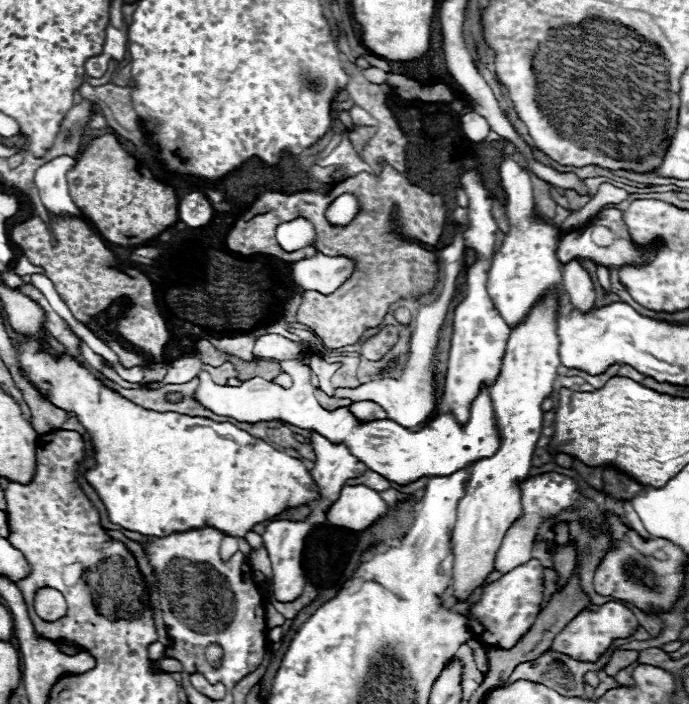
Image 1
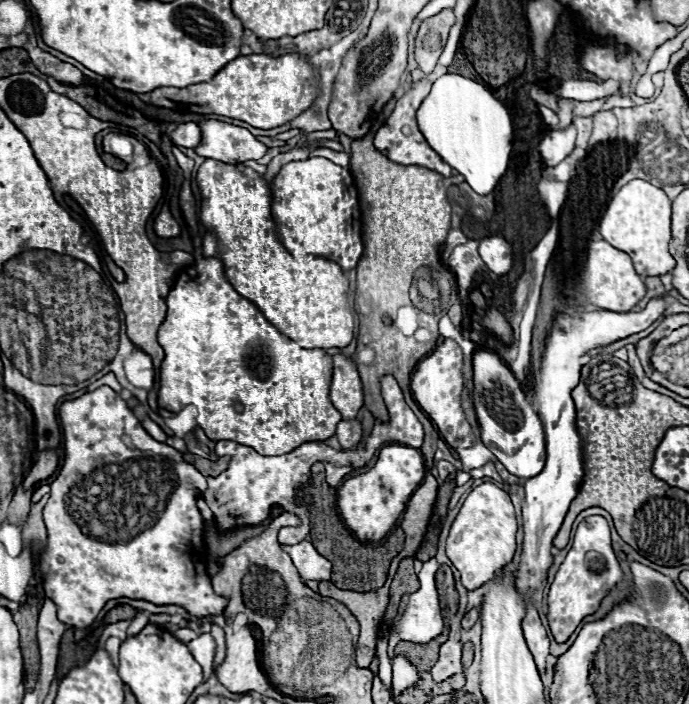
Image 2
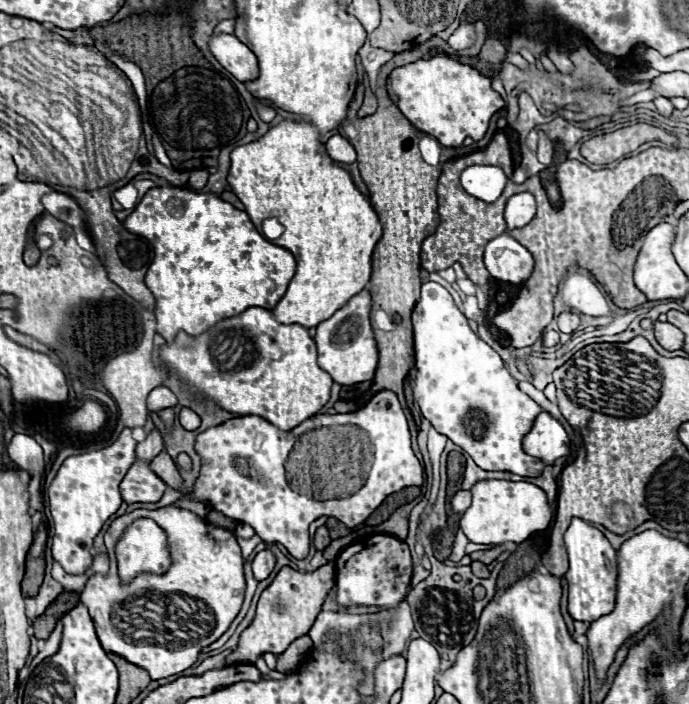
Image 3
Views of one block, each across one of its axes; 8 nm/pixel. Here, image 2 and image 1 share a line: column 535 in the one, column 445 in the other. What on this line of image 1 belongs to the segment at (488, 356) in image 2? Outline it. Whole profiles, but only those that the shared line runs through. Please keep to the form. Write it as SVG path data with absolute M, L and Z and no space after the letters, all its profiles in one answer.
M296 360L281 362L283 371L288 373L294 382L291 388L282 388L272 384L260 376L246 380L242 386L218 386L214 384L210 374L200 372L200 388L196 398L202 406L210 408L218 416L230 416L240 422L260 422L260 420L286 420L298 428L316 430L326 436L330 442L344 442L348 450L364 462L370 470L378 472L388 482L396 482L400 486L412 484L422 476L448 476L456 470L478 462L480 458L490 458L500 448L500 432L496 426L496 416L490 400L490 392L486 386L480 386L478 396L470 404L470 420L460 426L452 412L440 412L432 420L426 422L422 430L416 434L406 434L406 428L392 420L372 420L360 424L354 414L344 406L332 412L324 410L312 394L312 370L308 366L298 364Z

